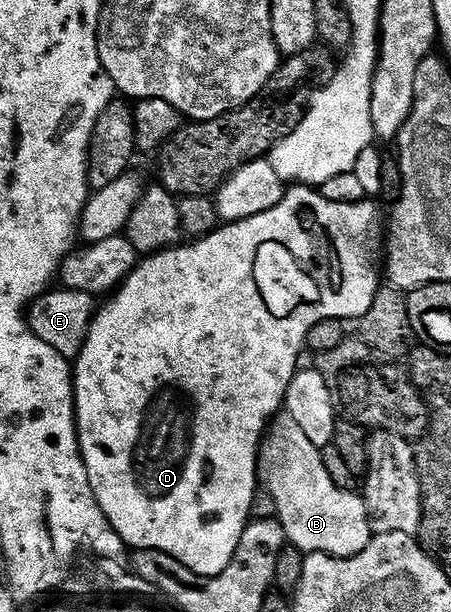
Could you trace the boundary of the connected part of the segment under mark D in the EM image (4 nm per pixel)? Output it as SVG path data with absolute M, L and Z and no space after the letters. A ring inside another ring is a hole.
M292 186L285 191L284 201L278 206L271 208L269 211L248 218L246 220L238 220L235 222L225 223L217 230L205 234L195 242L184 242L177 247L173 247L168 251L159 252L156 255L149 255L147 258L141 259L139 264L133 270L127 280L121 284L109 299L109 304L97 311L91 328L88 331L84 348L80 356L74 361L74 383L76 385L76 433L80 435L80 453L84 459L86 470L90 474L90 486L94 490L94 494L98 498L98 506L102 506L102 514L106 514L106 518L110 522L110 526L124 541L125 545L132 550L143 550L145 552L161 552L170 558L174 558L178 562L182 562L182 566L186 566L194 574L199 576L220 576L230 566L230 562L234 558L238 546L242 542L242 534L250 523L250 517L253 515L252 503L256 500L256 492L258 493L258 477L256 467L260 461L260 442L264 439L269 427L270 421L285 407L288 399L288 387L294 377L296 377L300 364L300 351L309 343L312 332L321 326L327 325L327 320L356 320L359 321L365 317L371 309L372 303L378 291L376 284L376 272L372 269L372 264L381 263L382 257L386 252L386 220L380 217L380 208L376 202L363 202L357 204L336 204L333 201L327 201L323 197L320 190L312 186Z

